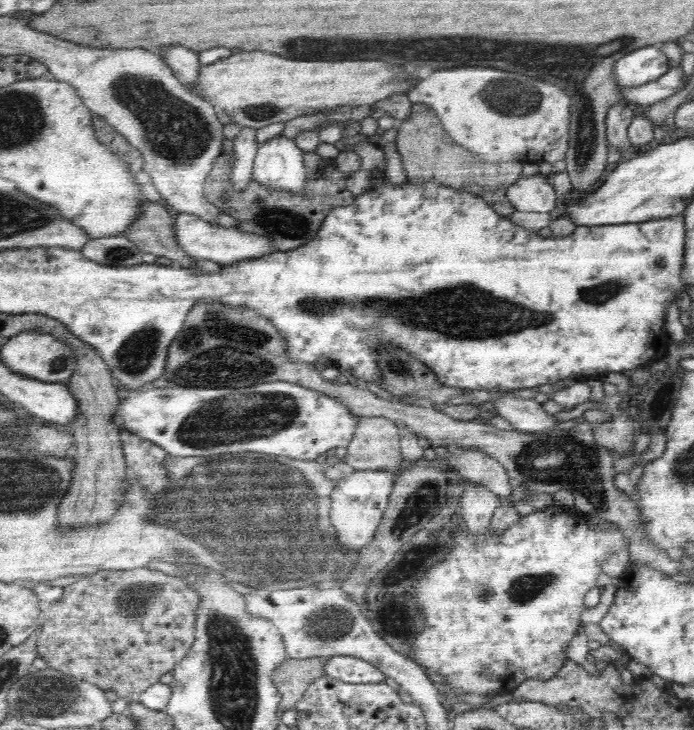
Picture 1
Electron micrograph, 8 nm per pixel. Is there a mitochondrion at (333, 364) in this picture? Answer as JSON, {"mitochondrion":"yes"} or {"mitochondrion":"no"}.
{"mitochondrion":"no"}

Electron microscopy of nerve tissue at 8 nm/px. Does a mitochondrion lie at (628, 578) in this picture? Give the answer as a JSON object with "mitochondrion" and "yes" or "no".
{"mitochondrion":"no"}

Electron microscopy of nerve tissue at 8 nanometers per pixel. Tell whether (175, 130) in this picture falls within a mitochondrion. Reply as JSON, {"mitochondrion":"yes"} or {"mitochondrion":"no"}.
{"mitochondrion":"yes"}

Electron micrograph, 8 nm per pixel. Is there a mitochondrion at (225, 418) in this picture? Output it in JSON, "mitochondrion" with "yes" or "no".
{"mitochondrion":"yes"}

